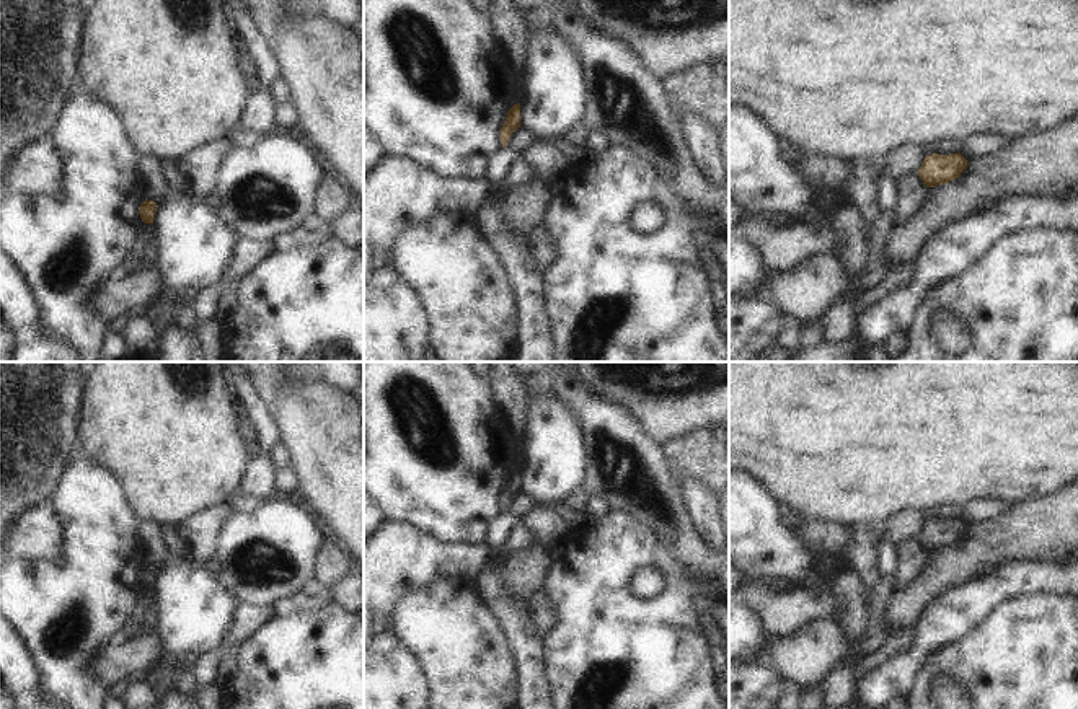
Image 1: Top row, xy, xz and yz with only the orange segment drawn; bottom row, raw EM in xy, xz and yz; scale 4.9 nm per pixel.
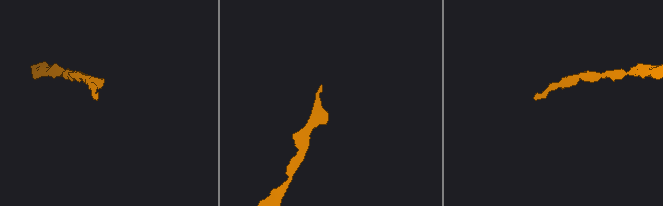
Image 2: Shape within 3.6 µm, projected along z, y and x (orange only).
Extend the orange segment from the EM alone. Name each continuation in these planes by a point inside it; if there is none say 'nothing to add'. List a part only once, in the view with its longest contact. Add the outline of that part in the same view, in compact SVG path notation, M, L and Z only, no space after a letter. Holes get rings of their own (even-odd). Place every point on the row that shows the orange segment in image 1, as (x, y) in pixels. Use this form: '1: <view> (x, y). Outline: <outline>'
nothing to add.

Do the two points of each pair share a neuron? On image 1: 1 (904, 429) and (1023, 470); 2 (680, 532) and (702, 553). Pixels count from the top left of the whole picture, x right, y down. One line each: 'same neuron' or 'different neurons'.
1: same neuron
2: same neuron

